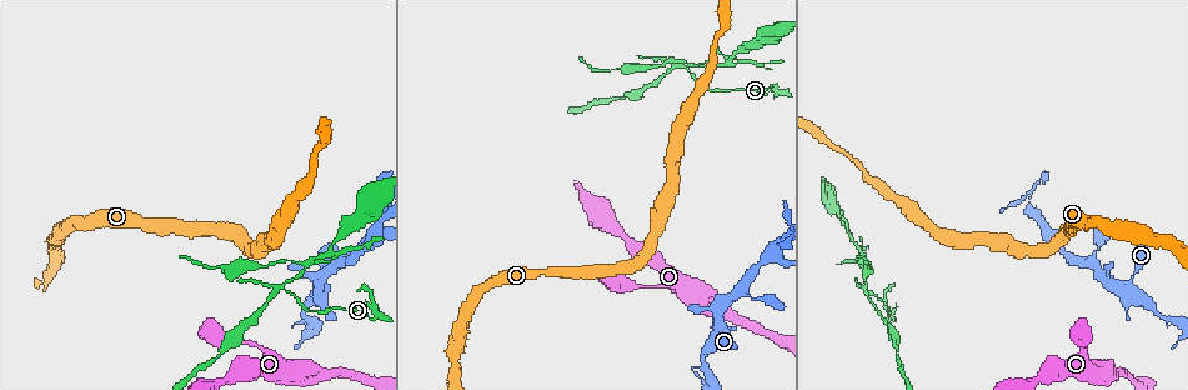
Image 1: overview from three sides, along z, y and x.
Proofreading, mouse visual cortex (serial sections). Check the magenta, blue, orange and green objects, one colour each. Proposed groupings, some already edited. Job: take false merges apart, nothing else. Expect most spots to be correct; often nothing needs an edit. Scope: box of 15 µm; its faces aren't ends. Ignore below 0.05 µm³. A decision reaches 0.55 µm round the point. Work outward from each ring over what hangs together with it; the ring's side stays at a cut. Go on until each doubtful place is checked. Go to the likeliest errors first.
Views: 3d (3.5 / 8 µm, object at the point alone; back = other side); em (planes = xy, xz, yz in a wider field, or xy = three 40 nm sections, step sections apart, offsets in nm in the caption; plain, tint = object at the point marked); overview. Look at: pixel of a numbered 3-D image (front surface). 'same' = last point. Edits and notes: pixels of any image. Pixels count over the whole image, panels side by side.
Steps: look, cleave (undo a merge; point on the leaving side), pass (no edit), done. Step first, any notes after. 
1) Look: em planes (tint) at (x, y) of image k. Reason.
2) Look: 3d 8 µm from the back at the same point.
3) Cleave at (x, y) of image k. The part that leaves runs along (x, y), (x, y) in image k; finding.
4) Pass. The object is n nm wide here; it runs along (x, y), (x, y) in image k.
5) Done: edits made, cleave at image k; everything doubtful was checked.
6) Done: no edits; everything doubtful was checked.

Look: 3d 8 µm from the back at (865, 284) of image 1. Side arm on a straight run.

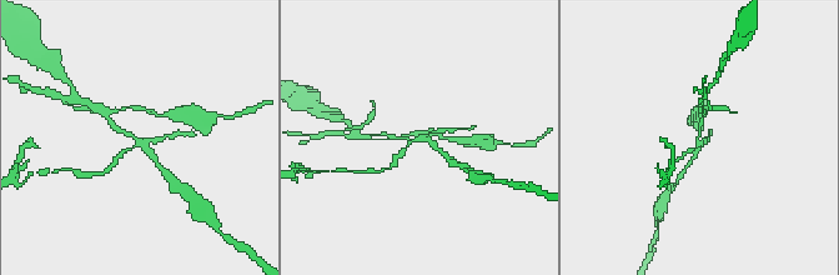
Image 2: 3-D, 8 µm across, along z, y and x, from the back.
Look: em xy step 3 (tint) at (416, 138) of image 2. Shape alone is not enough.

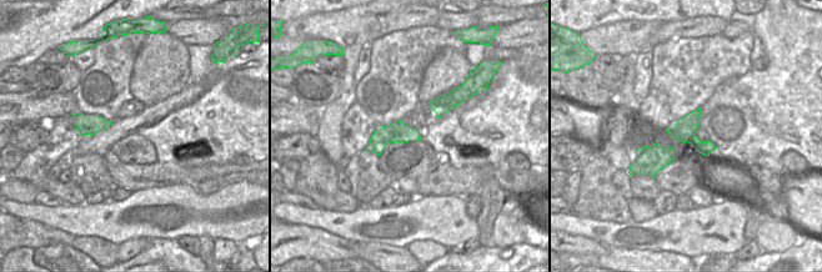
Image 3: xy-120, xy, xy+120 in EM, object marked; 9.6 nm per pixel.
Pass. The object is 200 nm wide here; it runs along (678, 159), (696, 148), (701, 120) in image 2; one cell here.

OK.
Look: 3d 8 µm at (307, 267) of image 1. A fork.

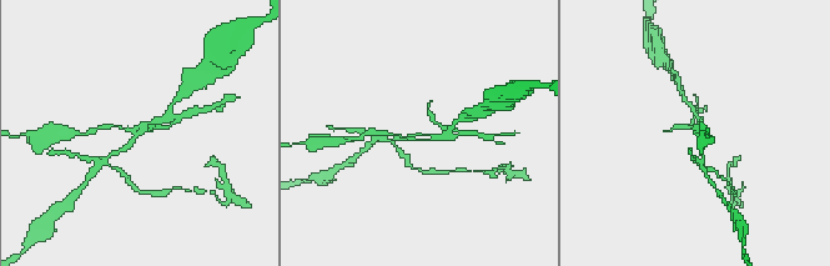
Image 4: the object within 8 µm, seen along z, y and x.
Look: 3d 3.5 µm at (416, 134) of image 4.

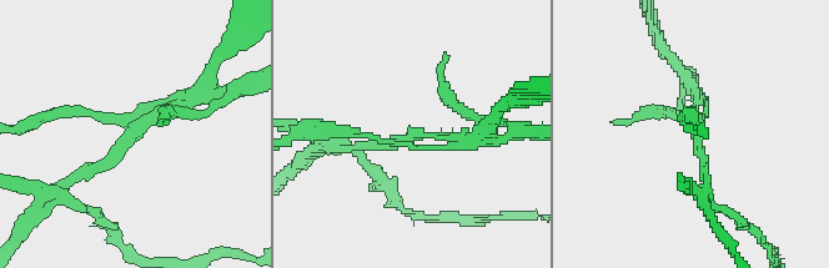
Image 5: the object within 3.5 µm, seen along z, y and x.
Look: em planes (tint) at (131, 131) of image 5.

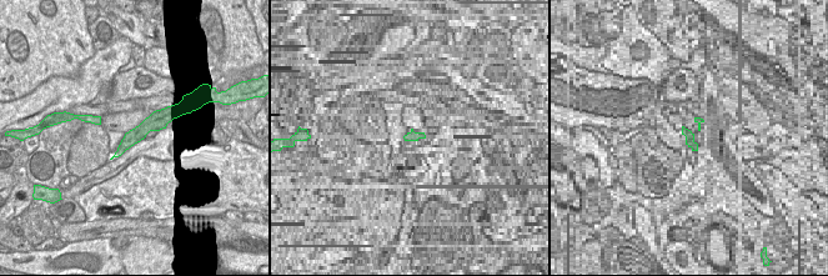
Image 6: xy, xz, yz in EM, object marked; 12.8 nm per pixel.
Pass. Continuous, no second cell.

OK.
Look: 3d 3.5 µm at (328, 254) of image 1.

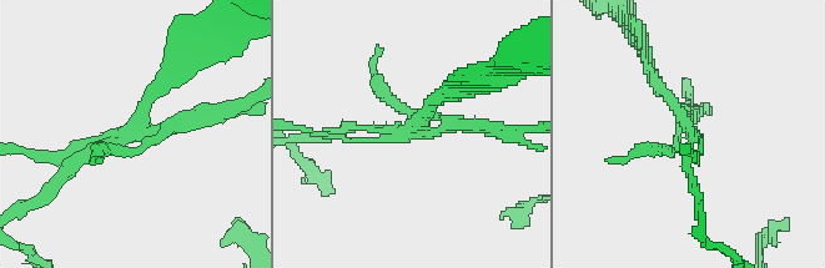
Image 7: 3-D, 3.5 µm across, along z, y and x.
Look: em xy step 5 (tint) at (690, 128) of image 7. Now the EM.

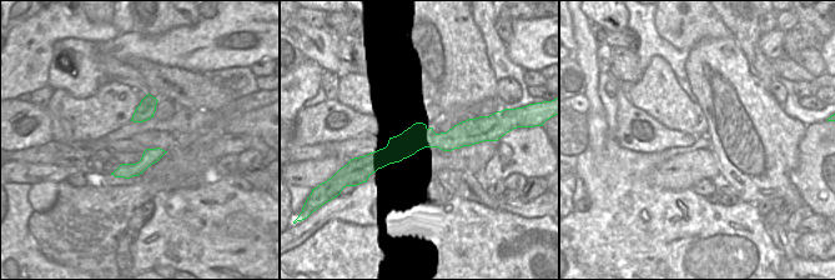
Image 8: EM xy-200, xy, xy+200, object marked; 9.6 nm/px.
Pass. It runs along (64, 168), (121, 137), (147, 95), (179, 76) in image 7; all the same cell.

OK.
Done: no edits; everything doubtful was checked.

